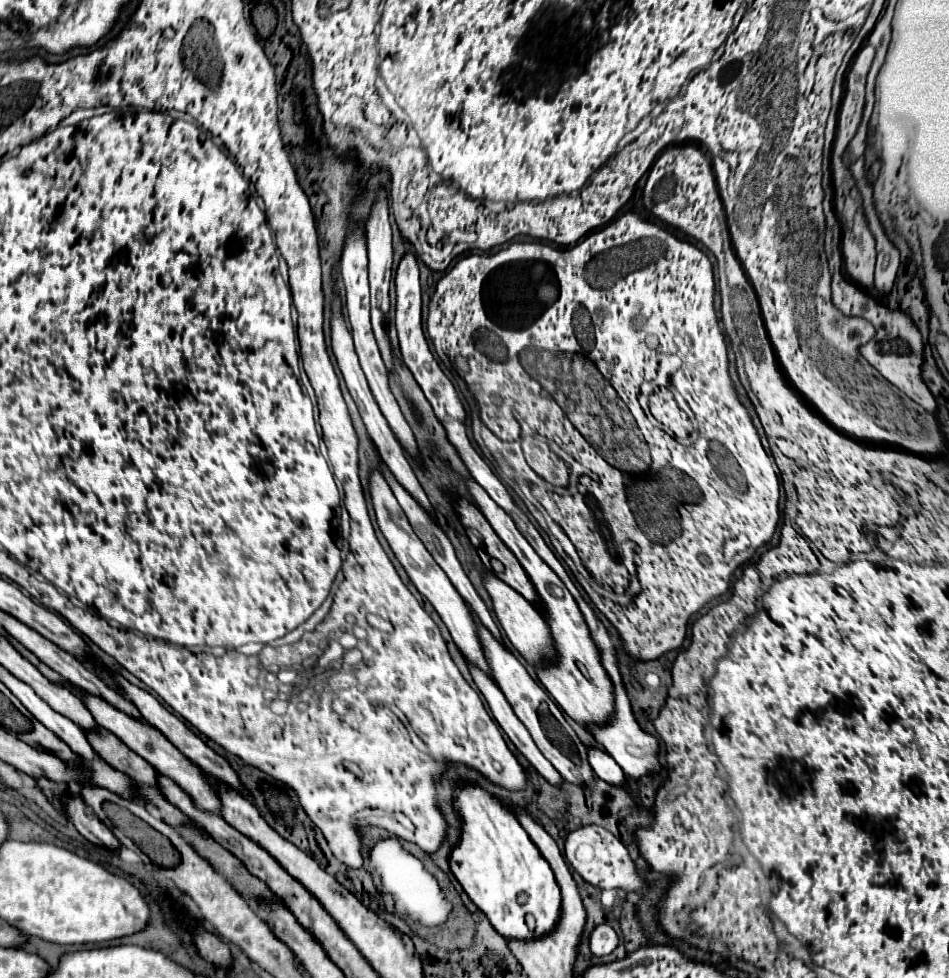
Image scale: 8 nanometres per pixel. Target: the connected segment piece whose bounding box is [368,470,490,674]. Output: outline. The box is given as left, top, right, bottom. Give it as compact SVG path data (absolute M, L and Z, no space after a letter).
M370 470L368 474L368 490L370 490L370 500L372 500L372 506L374 506L374 512L376 512L376 522L378 522L378 528L382 532L382 536L386 538L388 546L392 548L396 560L402 564L404 572L408 574L410 582L416 586L416 590L434 606L434 610L440 614L442 622L446 624L446 628L450 630L456 646L462 650L464 656L470 656L470 660L474 660L476 666L480 666L486 674L490 674L488 666L486 666L486 660L484 660L484 654L482 654L482 648L480 648L480 642L478 642L478 636L476 636L476 626L474 626L474 620L470 618L470 612L462 600L462 596L458 594L458 590L452 586L452 582L448 580L448 576L442 572L442 568L434 562L434 558L430 556L430 552L424 548L424 544L418 540L418 536L414 534L412 526L408 524L402 508L398 506L392 490L388 488L386 480L382 478L382 474L378 470Z

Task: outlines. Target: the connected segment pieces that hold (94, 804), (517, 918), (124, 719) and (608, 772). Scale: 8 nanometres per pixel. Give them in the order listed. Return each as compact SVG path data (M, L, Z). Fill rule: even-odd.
M80 784L80 796L86 800L86 806L94 816L98 816L102 822L106 822L102 802L118 802L118 794L106 792L106 788L94 788L94 784Z
M462 780L452 790L452 808L462 828L456 846L448 854L448 866L470 900L504 938L534 938L550 932L560 918L560 890L552 868L516 816L472 780ZM518 892L528 894L526 904L516 902ZM526 916L530 916L530 924Z
M60 680L60 684L68 690L72 690L74 696L78 696L82 700L82 704L86 704L86 708L90 708L90 714L94 716L98 726L106 728L108 732L114 732L114 736L118 736L130 750L138 752L138 756L142 756L148 764L152 764L158 774L174 780L190 796L190 800L196 804L198 810L220 816L218 796L214 796L214 788L210 788L210 782L204 778L200 768L196 764L192 764L190 760L186 760L186 756L182 756L182 752L178 752L178 748L174 748L174 744L162 732L158 732L146 720L134 720L134 716L126 716L126 714L118 712L118 708L114 708L112 704L106 704L106 700L102 700L98 696L90 696L90 692L82 692L82 688L74 686L70 680Z
M588 746L588 760L590 760L590 766L594 768L594 774L598 778L602 778L610 784L624 784L626 782L622 768L614 762L614 758L610 754Z

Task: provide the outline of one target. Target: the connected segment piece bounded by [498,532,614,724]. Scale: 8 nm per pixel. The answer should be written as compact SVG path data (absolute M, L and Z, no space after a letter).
M510 532L510 536L498 538L510 548L510 552L514 552L514 556L518 556L518 562L522 562L526 574L530 574L530 580L534 580L534 588L538 588L538 596L542 596L542 612L546 612L542 620L550 624L550 632L554 632L554 640L558 640L558 652L562 652L562 664L558 664L558 668L548 668L542 672L538 672L538 668L534 670L540 684L558 702L558 706L576 722L604 722L610 716L614 704L612 684L598 662L598 650L590 638L588 626L574 598L560 582L560 578L538 558L538 554L530 548L524 536L518 536L518 532Z

